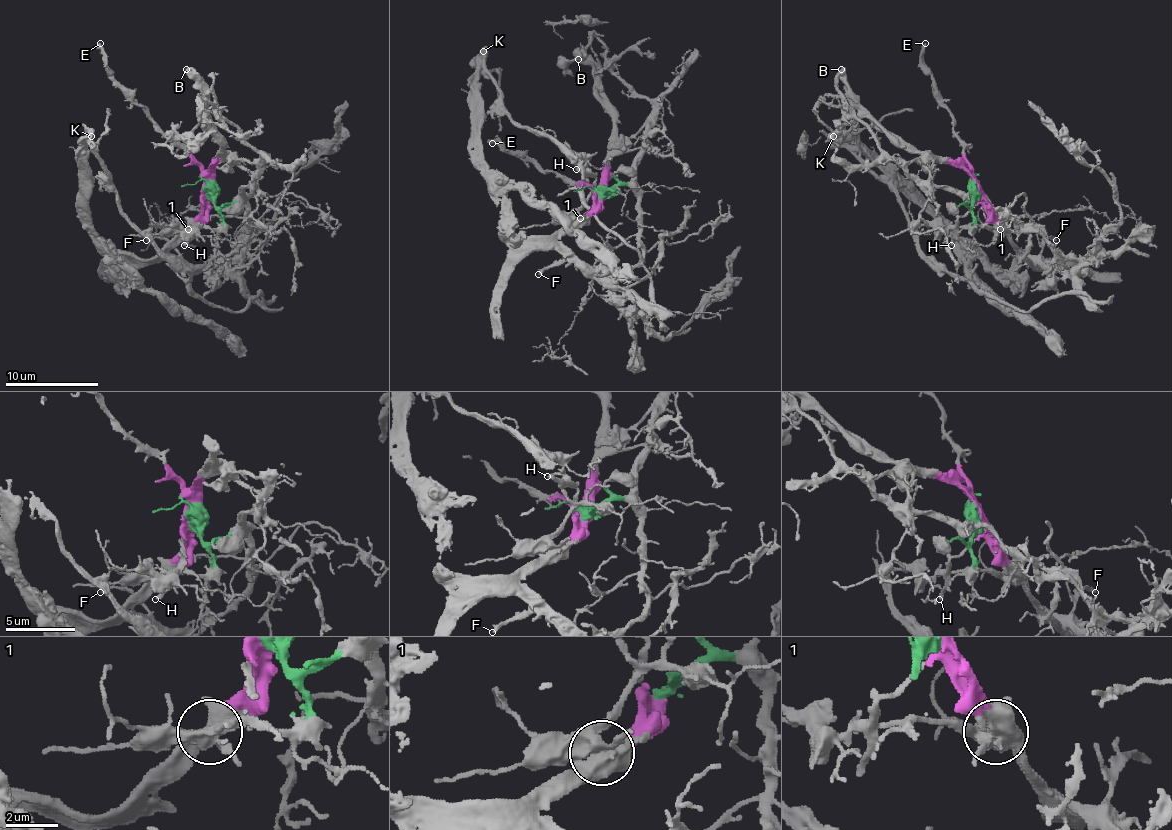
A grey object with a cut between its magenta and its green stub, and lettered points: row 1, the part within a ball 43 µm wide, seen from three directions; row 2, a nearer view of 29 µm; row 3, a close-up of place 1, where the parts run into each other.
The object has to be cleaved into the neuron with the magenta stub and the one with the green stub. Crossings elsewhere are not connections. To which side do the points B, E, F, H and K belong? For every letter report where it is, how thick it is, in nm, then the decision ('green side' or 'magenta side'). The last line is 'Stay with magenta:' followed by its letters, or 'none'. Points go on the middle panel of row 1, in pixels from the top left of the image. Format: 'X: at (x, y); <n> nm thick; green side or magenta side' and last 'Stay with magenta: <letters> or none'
B: at (578, 59); 500 nm thick; magenta side
E: at (492, 143); 300 nm thick; magenta side
F: at (538, 274); 220 nm thick; magenta side
H: at (576, 169); 240 nm thick; green side
K: at (483, 51); 550 nm thick; magenta side
Stay with magenta: B, E, F, K

